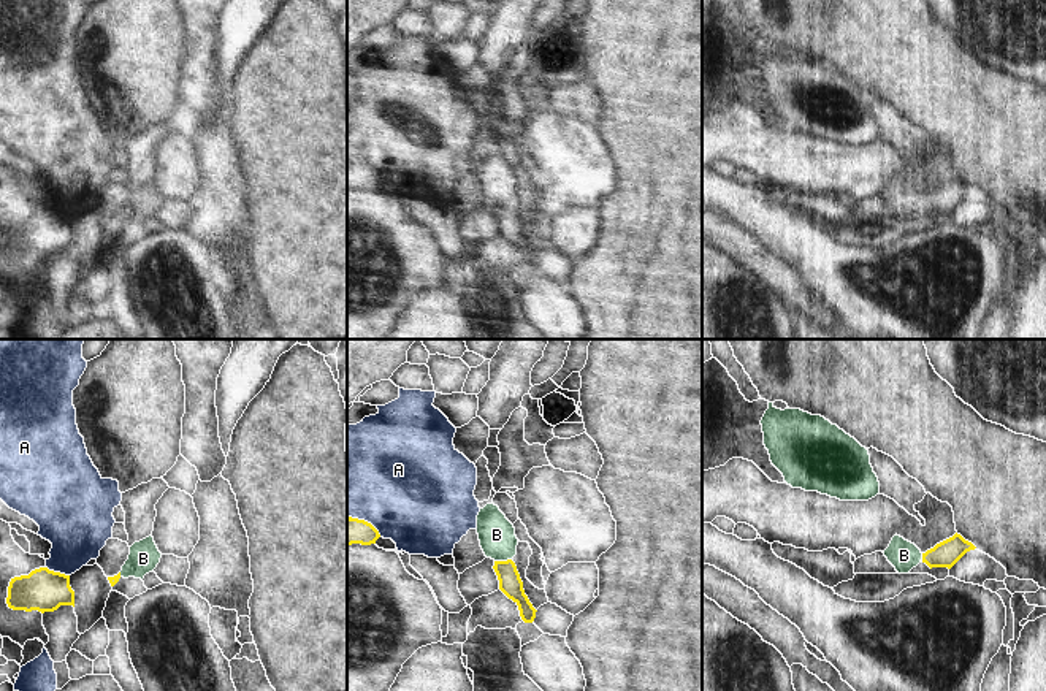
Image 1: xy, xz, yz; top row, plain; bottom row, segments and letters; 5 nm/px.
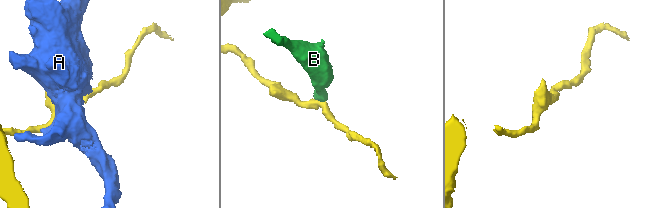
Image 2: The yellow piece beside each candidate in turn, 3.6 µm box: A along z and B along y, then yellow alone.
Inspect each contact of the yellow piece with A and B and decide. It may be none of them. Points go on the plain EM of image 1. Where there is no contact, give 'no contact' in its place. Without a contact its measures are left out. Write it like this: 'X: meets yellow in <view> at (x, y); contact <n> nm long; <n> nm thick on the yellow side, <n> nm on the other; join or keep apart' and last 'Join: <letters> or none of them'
A: meets yellow in xy at (57, 217); contact 140 nm long; 220 nm thick on the yellow side, 320 nm on the other; keep apart
B: meets yellow in xz at (503, 206); contact 90 nm long; 120 nm thick on the yellow side, 190 nm on the other; keep apart
Join: none of them

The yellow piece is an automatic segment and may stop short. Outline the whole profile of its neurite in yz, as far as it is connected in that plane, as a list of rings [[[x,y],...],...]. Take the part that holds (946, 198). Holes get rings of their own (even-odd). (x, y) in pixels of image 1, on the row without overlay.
[[[960,179],[937,189],[933,193],[922,198],[922,208],[932,212],[948,212],[951,214],[967,197],[976,192],[965,185]]]

